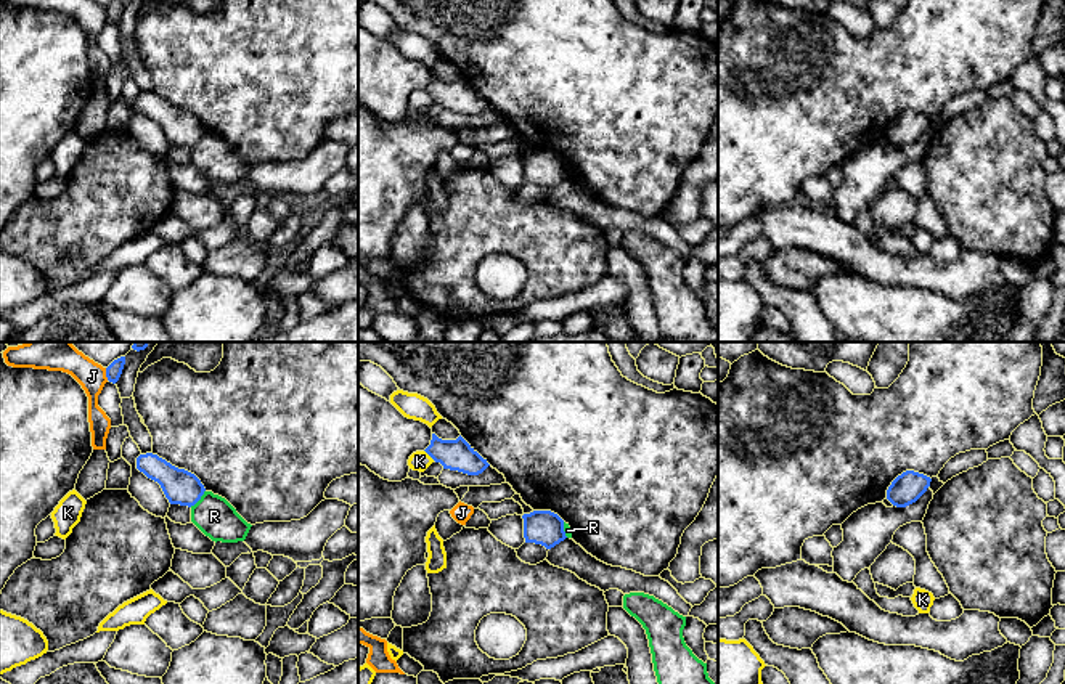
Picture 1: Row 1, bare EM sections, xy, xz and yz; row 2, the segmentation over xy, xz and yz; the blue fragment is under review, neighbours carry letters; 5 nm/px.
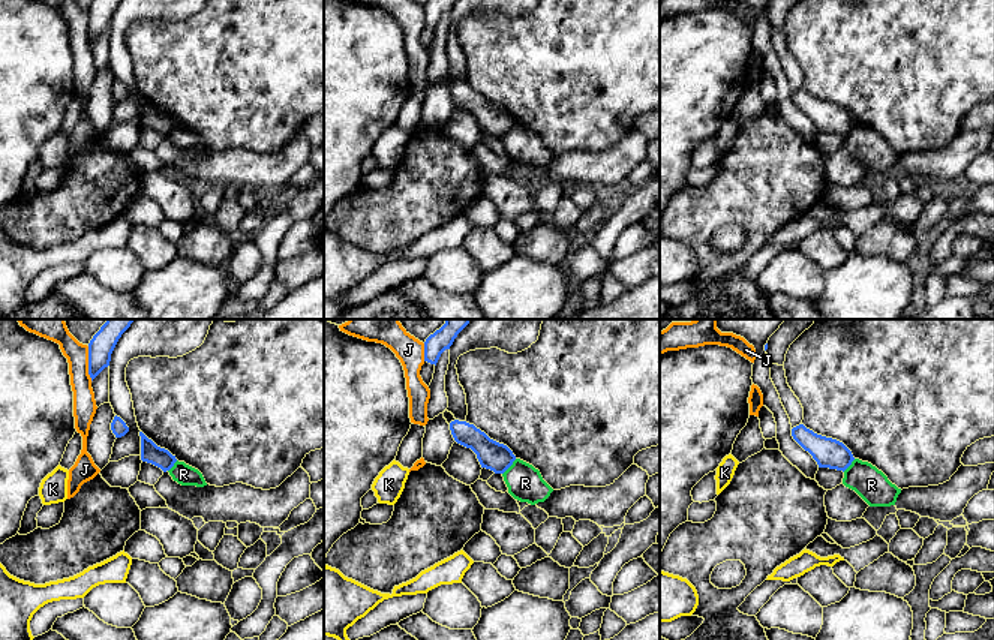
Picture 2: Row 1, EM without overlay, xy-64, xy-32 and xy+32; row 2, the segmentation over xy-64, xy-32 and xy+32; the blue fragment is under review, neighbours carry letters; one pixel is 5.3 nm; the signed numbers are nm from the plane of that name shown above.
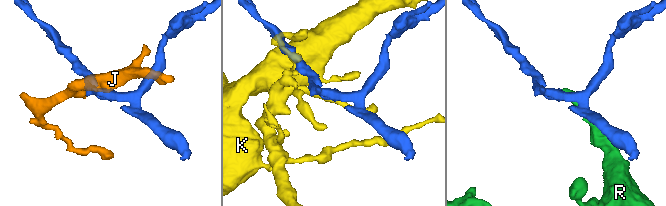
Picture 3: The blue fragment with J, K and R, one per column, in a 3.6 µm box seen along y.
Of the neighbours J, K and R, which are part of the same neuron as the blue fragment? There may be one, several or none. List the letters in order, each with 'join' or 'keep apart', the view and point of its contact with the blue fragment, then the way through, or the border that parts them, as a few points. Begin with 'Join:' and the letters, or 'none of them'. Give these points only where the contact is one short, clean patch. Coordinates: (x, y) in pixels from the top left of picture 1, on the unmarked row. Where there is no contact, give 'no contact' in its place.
Join: none of them
J: keep apart; meets blue in xy at (106, 15); border along xy (105, 8), (108, 20)
K: keep apart; meets blue in xz at (429, 95); border along xz (424, 90), (434, 100)
R: keep apart; meets blue in xy at (198, 140); border along xy (204, 130), (190, 146)

